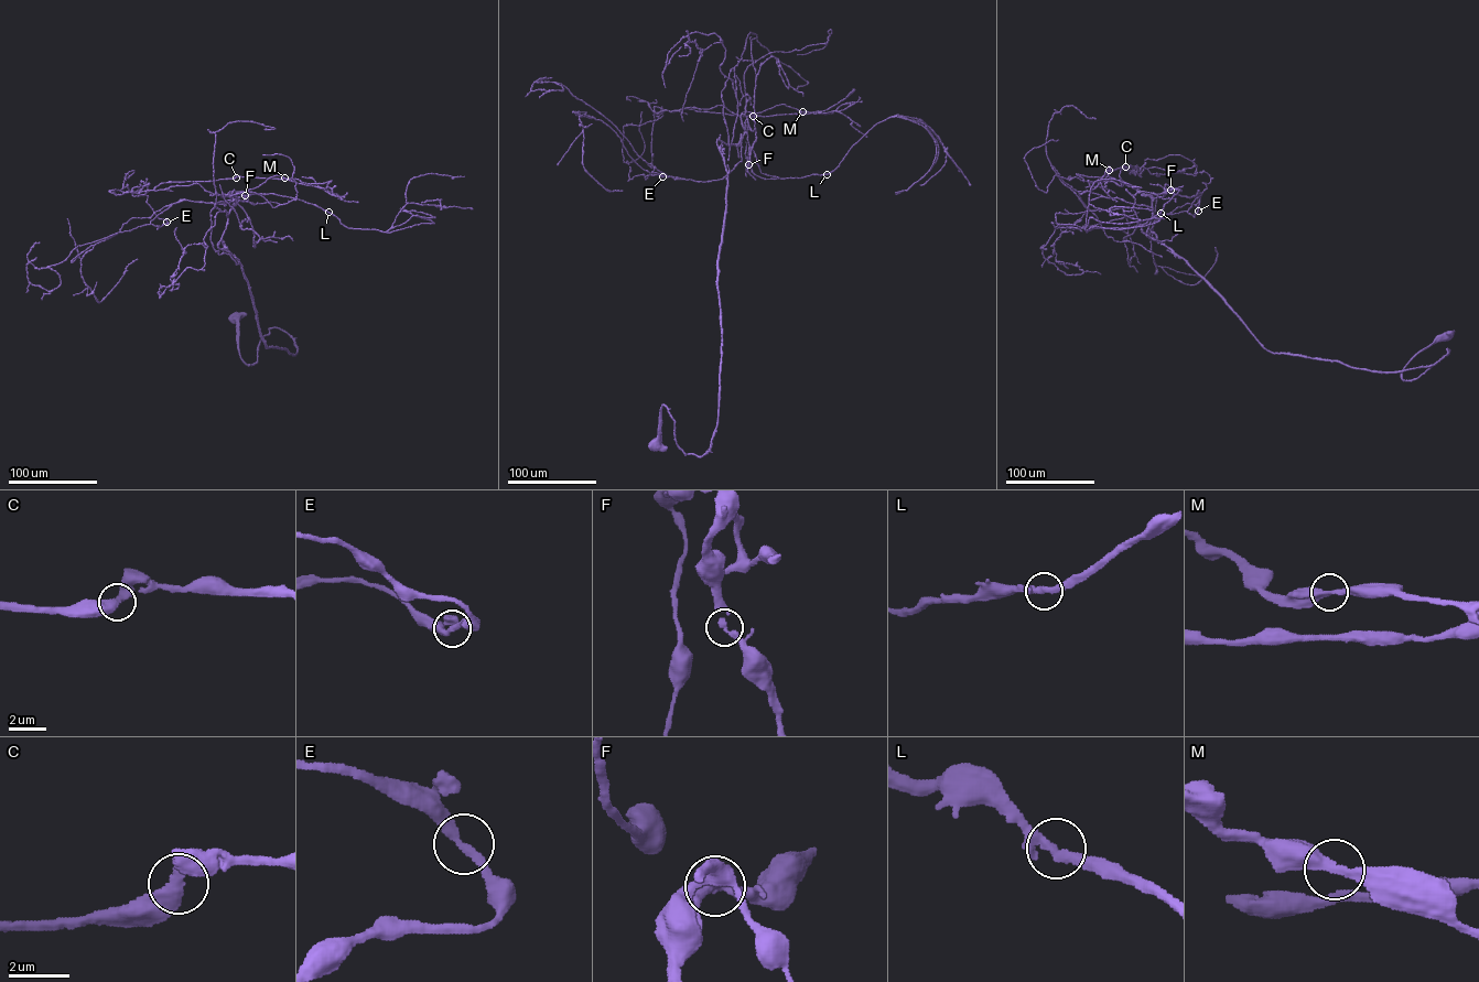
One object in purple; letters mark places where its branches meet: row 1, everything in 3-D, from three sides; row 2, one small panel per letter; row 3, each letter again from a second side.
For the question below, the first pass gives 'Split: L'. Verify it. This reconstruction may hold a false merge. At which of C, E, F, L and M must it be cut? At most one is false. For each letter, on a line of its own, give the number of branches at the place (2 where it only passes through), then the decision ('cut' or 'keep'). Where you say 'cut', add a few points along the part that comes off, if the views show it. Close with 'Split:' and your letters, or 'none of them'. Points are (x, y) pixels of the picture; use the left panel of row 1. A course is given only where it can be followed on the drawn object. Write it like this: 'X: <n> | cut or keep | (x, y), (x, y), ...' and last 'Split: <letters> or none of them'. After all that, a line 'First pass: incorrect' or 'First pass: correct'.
C: 2 | keep
E: 2 | keep
F: 2 | keep
L: 2 | keep
M: 2 | keep
Split: none of them
First pass: incorrect

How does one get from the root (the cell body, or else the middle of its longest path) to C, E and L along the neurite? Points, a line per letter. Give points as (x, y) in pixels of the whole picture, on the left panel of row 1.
C: (236, 316), (246, 364), (273, 327), (297, 353), (267, 347), (218, 248), (235, 201), (154, 190), (236, 177)
E: (236, 316), (246, 364), (273, 327), (297, 353), (267, 347), (218, 248), (238, 200), (166, 222)
L: (236, 316), (246, 364), (273, 327), (297, 353), (267, 347), (218, 248), (236, 202), (328, 212)

